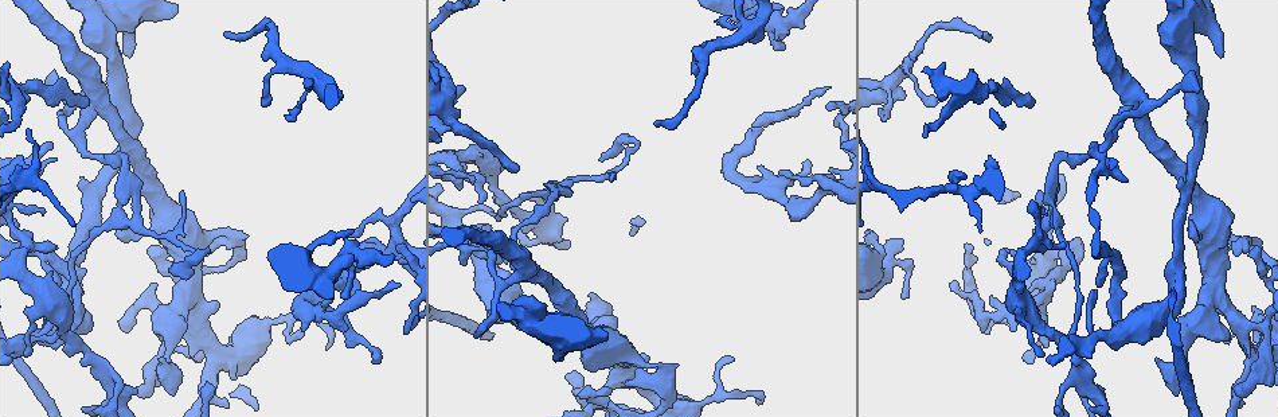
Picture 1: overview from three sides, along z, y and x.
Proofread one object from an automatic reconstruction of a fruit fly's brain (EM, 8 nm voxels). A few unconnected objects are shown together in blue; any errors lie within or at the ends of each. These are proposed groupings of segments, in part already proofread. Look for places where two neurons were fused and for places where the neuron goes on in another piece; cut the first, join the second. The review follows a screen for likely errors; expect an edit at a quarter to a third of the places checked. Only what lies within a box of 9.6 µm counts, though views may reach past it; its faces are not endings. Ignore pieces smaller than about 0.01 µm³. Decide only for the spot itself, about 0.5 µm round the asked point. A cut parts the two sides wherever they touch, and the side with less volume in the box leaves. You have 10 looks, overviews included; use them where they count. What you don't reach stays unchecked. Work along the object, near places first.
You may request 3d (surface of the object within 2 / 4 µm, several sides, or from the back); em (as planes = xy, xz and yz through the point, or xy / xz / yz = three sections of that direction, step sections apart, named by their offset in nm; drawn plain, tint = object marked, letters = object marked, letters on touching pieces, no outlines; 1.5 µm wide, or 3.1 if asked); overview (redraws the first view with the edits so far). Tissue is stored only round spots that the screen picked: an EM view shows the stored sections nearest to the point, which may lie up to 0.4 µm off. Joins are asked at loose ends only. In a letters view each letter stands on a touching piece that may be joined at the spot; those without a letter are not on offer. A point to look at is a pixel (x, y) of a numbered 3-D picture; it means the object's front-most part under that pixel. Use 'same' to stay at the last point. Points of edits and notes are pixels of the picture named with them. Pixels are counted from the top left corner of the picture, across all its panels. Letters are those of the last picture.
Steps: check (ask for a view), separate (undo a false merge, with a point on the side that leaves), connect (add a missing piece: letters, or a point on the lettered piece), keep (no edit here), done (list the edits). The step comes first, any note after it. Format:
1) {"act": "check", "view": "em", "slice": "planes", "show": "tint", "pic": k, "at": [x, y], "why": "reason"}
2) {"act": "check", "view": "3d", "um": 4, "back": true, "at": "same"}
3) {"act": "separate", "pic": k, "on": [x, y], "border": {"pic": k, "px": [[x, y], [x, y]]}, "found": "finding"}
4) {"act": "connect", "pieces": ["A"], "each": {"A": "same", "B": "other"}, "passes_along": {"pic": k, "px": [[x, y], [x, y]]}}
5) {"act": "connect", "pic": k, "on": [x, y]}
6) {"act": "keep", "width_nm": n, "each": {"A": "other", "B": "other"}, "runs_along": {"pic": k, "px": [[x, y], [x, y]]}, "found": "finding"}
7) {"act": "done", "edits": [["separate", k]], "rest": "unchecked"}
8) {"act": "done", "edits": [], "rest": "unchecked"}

{"act": "check", "view": "em", "slice": "xz", "step": 8, "show": "tint", "pic": 1, "at": [1094, 295], "why": "closes a loop"}

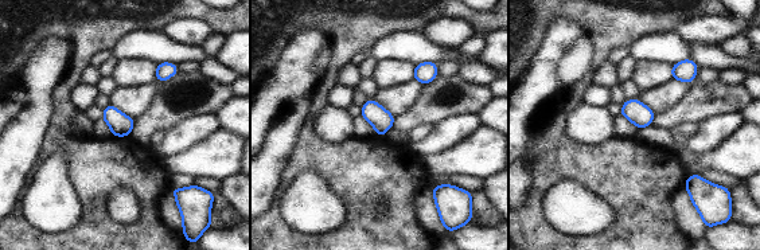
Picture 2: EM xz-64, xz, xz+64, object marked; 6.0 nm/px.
{"act": "check", "view": "em", "slice": "planes", "show": "letters", "at": "same"}

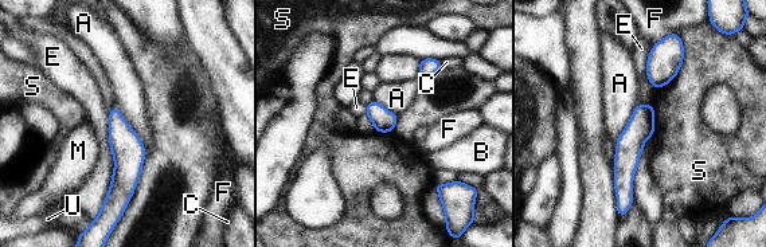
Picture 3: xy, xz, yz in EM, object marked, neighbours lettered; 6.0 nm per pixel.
{"act": "keep", "longest_contact_nm": ["E", 600], "each": {"A": "other", "B": "other", "C": "other", "E": "other", "F": "other", "M": "other", "S": "other", "U": "other"}, "found": "all the same neuron"}

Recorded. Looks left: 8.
{"act": "check", "view": "3d", "um": 2, "pic": 1, "at": [1002, 254], "why": "abrupt turn"}

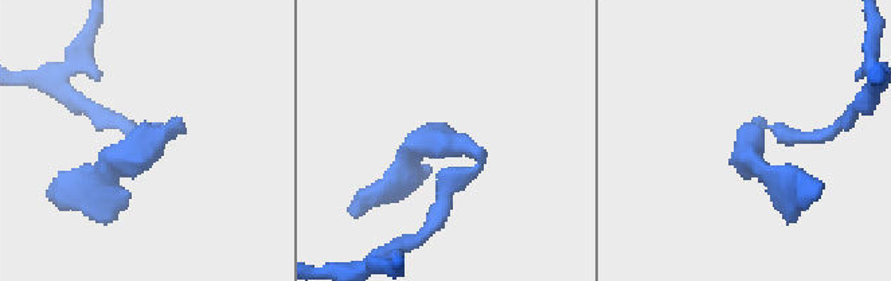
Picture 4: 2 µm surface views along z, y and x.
{"act": "check", "view": "em", "slice": "planes", "show": "letters", "pic": 4, "at": [446, 141], "why": "shape alone is not enough"}

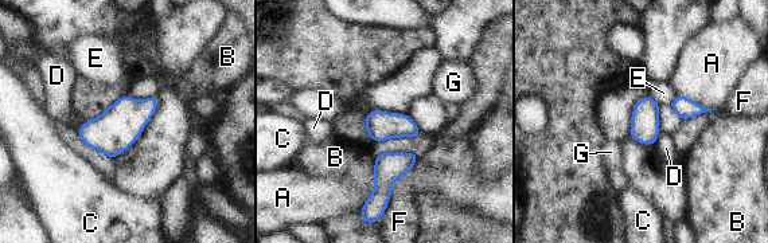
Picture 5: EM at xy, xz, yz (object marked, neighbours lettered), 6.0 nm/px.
{"act": "keep", "width_nm": 170, "each": {"A": "other", "B": "other", "C": "other", "D": "other", "E": "other", "F": "other", "G": "other"}, "found": "continuous, no second neuron"}

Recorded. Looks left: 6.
{"act": "check", "view": "em", "slice": "planes", "show": "letters", "pic": 1, "at": [731, 150], "why": "branch stops here"}

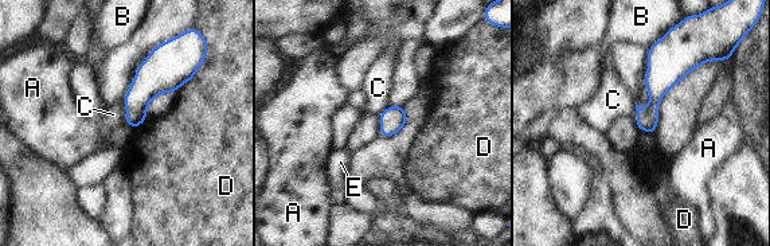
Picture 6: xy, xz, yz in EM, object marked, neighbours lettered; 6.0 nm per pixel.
{"act": "keep", "width_nm": 130, "each": {"A": "other", "B": "other", "C": "other", "D": "other", "E": "other"}, "border": {"pic": 6, "px": [[634, 104], [637, 124]]}, "found": "none of them fits"}

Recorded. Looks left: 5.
{"act": "check", "view": "em", "slice": "planes", "show": "letters", "pic": 1, "at": [779, 194], "why": "sharp bend"}

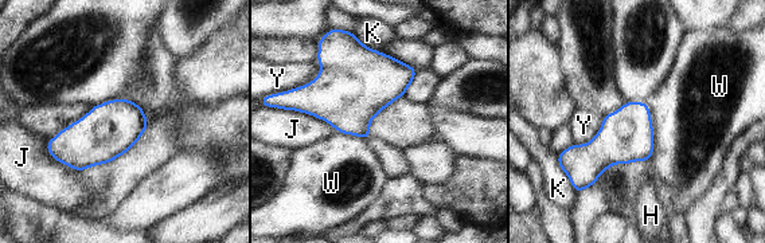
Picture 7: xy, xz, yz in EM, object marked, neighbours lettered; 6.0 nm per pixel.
{"act": "keep", "each": {"H": "other", "J": "other", "K": "other", "W": "other", "Y": "other"}, "border": {"pic": 7, "px": [[604, 118], [589, 141], [573, 144]]}, "found": "all the same neuron"}

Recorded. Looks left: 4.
{"act": "done", "edits": [], "rest": "unchecked"}

